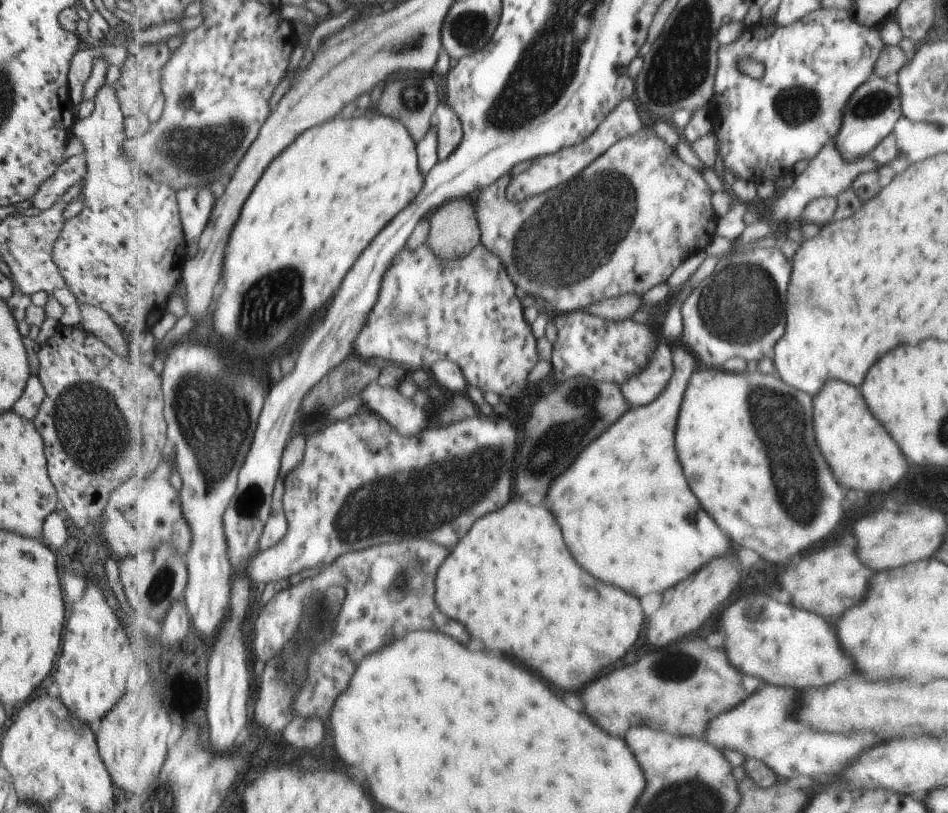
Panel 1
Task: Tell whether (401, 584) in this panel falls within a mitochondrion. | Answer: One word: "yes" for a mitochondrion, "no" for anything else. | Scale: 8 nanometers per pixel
no

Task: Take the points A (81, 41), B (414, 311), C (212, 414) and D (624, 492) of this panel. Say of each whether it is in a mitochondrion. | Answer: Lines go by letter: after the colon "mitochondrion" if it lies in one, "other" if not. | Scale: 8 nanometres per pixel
A: other
B: mitochondrion
C: mitochondrion
D: other

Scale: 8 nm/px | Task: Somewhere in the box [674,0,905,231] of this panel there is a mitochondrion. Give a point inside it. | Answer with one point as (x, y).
(795, 106)

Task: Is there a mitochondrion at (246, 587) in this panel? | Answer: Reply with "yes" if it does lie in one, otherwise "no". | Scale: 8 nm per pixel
no

